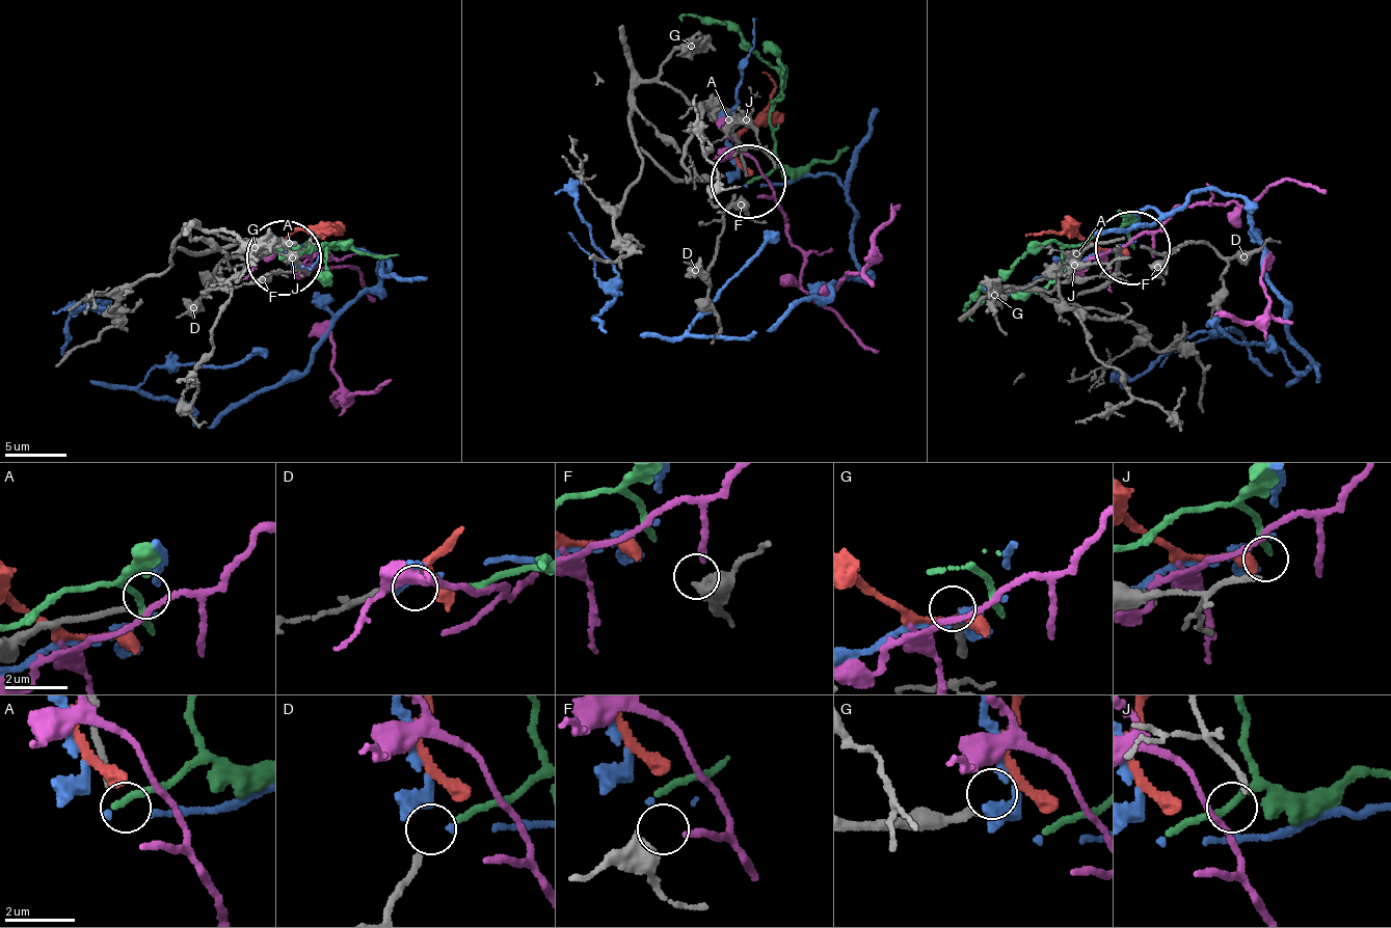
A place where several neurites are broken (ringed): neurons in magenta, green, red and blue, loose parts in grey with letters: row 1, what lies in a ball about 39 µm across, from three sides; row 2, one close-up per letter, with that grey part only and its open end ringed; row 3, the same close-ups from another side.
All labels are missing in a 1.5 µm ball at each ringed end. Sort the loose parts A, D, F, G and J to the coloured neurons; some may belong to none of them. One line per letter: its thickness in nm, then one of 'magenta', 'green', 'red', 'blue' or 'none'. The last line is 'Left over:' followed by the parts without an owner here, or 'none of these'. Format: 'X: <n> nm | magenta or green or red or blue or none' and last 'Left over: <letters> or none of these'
A: 180 nm | none
D: 160 nm | blue
F: 400 nm | magenta
G: 180 nm | none
J: 160 nm | none
Left over: A, G, J

